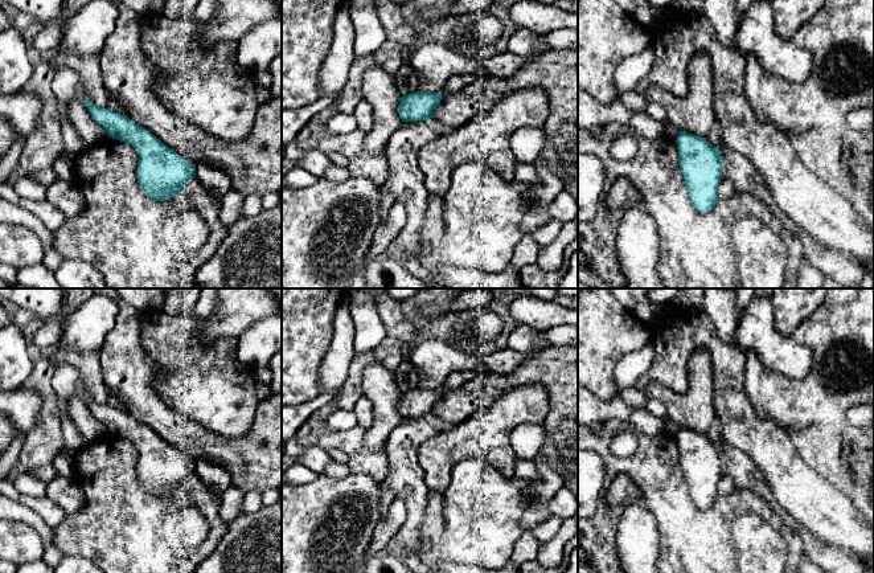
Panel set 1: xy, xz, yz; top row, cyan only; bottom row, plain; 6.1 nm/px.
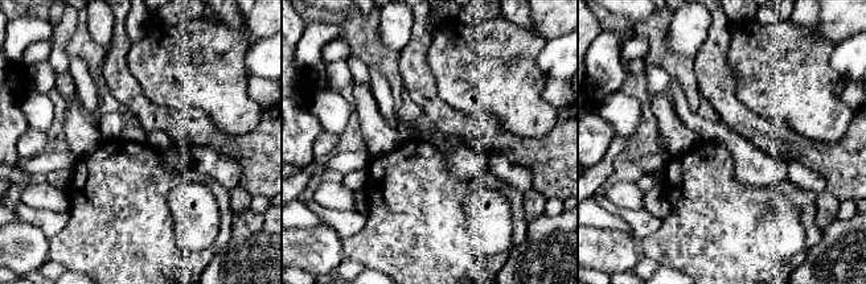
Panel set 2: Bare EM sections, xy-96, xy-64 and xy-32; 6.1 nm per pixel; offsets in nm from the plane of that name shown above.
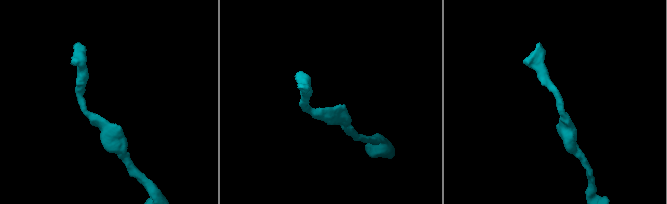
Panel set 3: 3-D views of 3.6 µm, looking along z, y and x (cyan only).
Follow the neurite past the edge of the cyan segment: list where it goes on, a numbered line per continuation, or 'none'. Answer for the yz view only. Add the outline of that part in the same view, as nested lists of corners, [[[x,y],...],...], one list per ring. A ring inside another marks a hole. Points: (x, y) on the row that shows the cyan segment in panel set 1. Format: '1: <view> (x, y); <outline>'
none

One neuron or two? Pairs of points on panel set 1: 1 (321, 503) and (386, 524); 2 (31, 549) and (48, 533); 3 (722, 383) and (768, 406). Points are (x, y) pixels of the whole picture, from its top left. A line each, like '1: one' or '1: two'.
1: two
2: two
3: two

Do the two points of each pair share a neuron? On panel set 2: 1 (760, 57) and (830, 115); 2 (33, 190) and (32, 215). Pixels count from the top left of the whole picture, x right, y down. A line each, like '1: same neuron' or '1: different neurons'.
1: same neuron
2: different neurons

